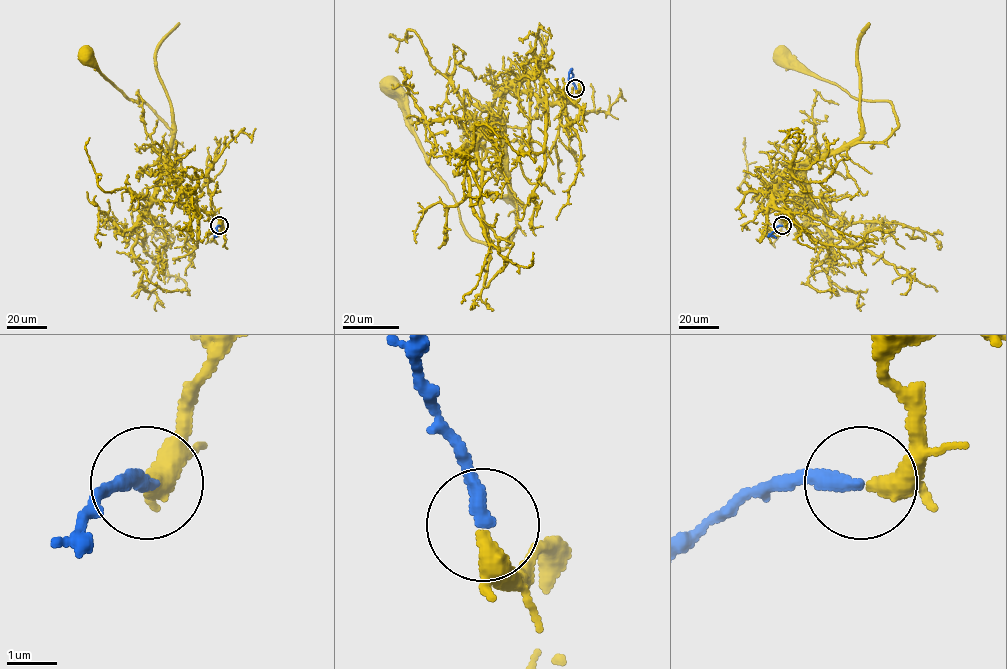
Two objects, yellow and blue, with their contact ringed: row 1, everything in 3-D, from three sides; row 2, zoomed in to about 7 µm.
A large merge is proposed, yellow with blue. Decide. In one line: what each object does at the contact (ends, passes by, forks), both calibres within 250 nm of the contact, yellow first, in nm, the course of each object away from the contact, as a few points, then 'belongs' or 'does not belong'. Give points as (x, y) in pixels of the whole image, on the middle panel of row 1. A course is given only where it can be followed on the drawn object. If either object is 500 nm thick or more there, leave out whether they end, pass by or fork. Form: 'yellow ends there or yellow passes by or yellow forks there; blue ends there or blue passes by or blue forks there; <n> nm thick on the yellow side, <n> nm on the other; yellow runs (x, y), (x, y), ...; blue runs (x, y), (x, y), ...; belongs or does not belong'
yellow passes by; blue ends there; 320 nm thick on the yellow side, 320 nm on the other; yellow runs (576, 89), (571, 101), (529, 77), (504, 94), (517, 228), (494, 248), (468, 234), (390, 83); blue runs (576, 89), (570, 70), (569, 79); belongs

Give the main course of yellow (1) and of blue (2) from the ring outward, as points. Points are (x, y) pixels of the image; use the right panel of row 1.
1: (782, 225), (791, 217), (774, 190), (786, 172), (883, 142), (897, 118), (890, 102), (858, 100), (778, 52)
2: (782, 225), (777, 226), (769, 235), (776, 237)

